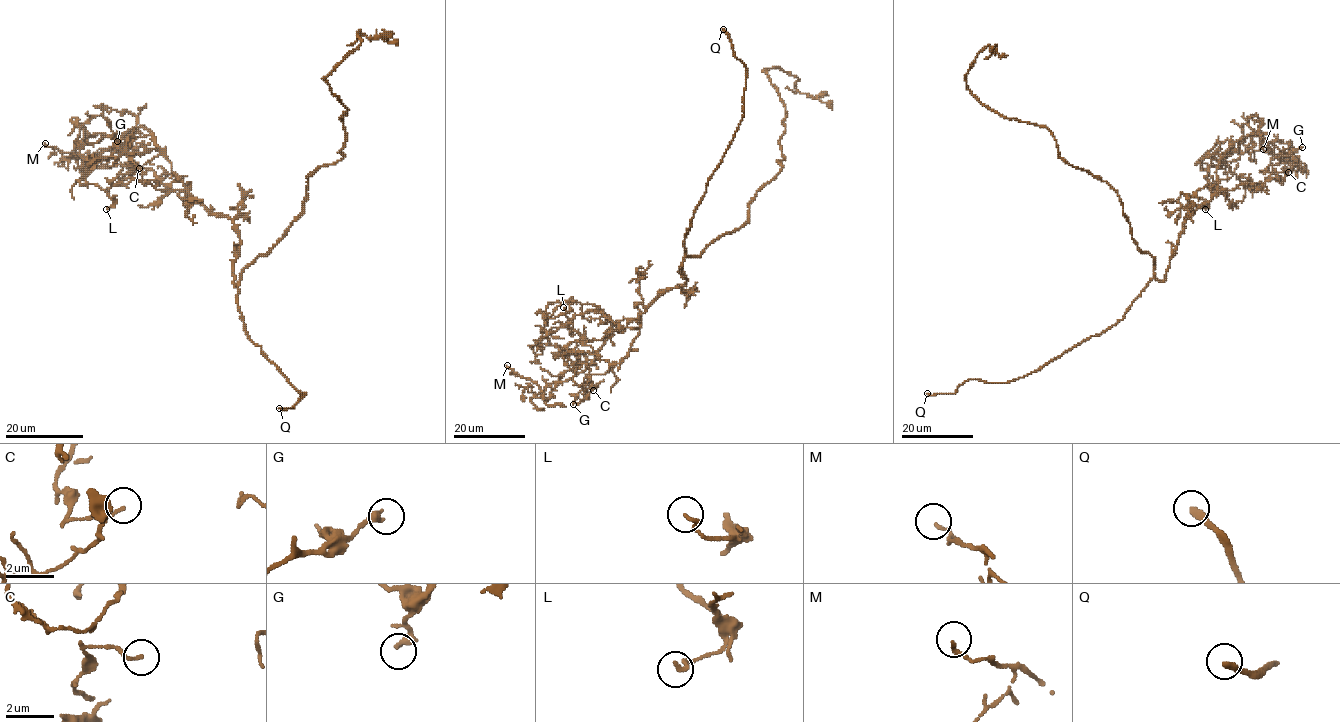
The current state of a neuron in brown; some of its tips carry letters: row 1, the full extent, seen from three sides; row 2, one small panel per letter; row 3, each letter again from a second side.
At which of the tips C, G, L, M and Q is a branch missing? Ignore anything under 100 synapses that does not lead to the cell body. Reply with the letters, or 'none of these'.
Q

